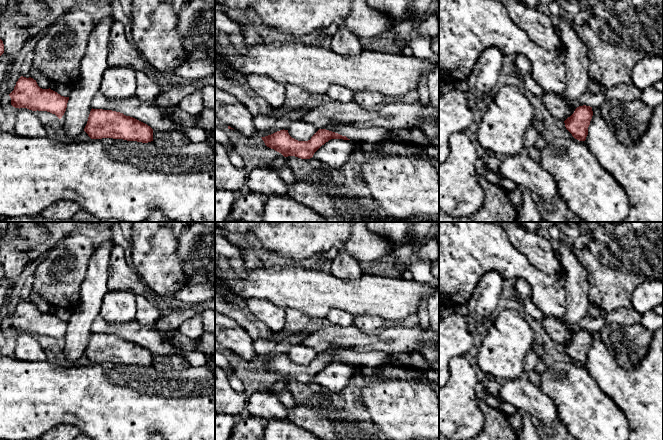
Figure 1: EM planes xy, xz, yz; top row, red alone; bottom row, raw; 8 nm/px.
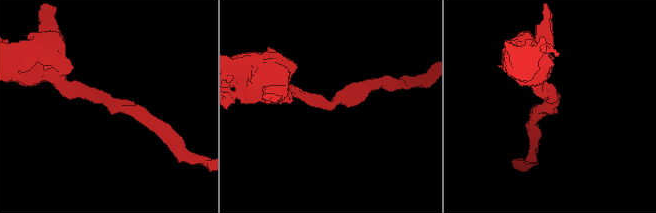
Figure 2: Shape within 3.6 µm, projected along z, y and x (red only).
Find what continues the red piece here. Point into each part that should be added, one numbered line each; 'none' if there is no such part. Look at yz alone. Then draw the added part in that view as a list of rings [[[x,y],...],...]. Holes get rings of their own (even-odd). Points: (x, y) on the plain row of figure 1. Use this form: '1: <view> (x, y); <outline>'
none

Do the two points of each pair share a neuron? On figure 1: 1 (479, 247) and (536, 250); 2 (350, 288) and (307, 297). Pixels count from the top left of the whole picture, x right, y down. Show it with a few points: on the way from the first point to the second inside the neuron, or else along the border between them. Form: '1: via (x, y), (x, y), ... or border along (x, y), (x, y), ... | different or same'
1: border along (505, 232), (509, 241), (533, 266) | different
2: via (339, 293), (318, 293) | same

